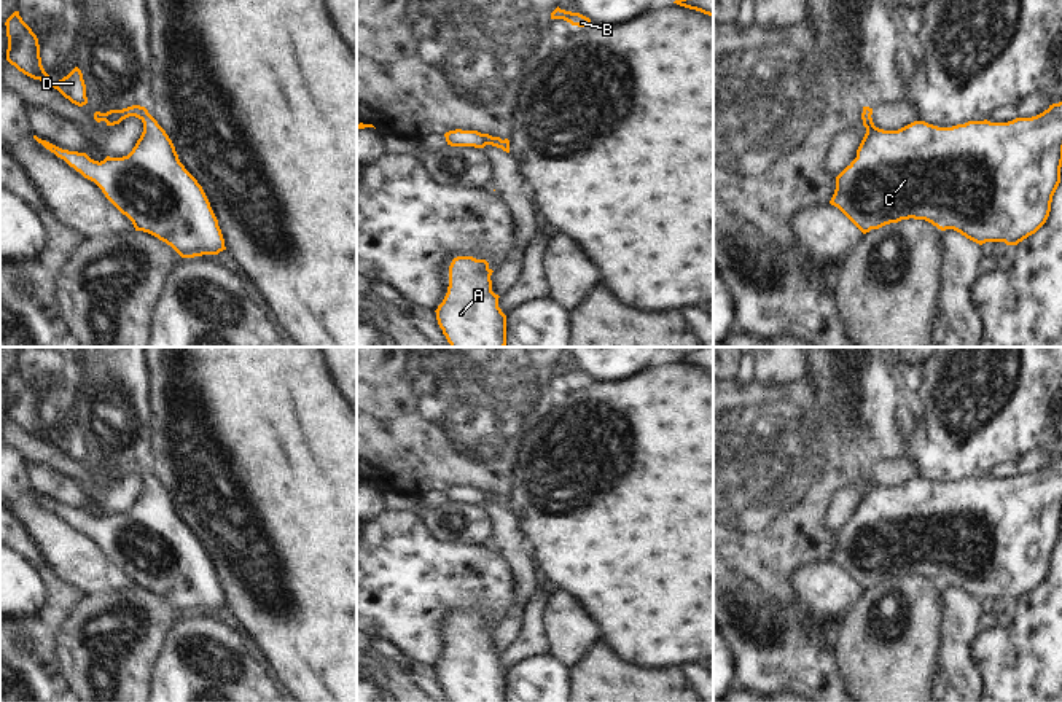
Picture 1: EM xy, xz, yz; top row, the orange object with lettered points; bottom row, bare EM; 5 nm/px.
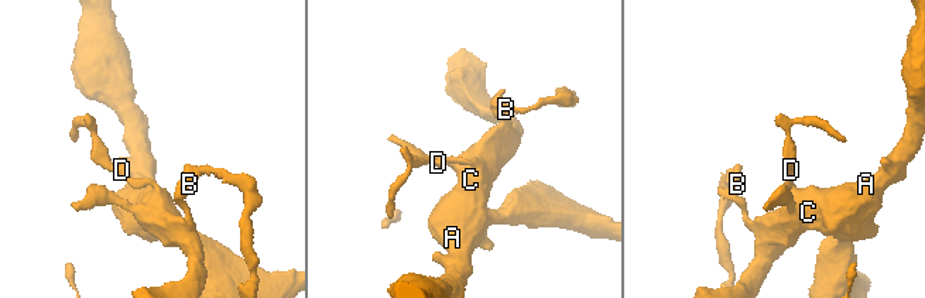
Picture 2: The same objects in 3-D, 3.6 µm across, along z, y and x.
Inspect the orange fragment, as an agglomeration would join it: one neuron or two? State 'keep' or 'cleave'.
keep

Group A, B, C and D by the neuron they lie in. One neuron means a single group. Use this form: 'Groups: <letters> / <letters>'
Groups: A B C D

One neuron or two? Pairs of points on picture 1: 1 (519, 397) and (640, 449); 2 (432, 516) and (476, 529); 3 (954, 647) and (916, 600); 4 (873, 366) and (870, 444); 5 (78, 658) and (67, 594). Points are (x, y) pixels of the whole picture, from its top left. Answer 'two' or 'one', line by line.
1: two
2: one
3: two
4: one
5: two

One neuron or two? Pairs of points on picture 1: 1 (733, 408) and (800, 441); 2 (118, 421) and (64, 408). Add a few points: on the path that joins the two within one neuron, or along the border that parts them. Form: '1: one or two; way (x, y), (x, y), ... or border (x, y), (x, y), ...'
1: one; way (749, 424), (766, 441), (784, 441)
2: two; border (83, 373), (75, 417)

